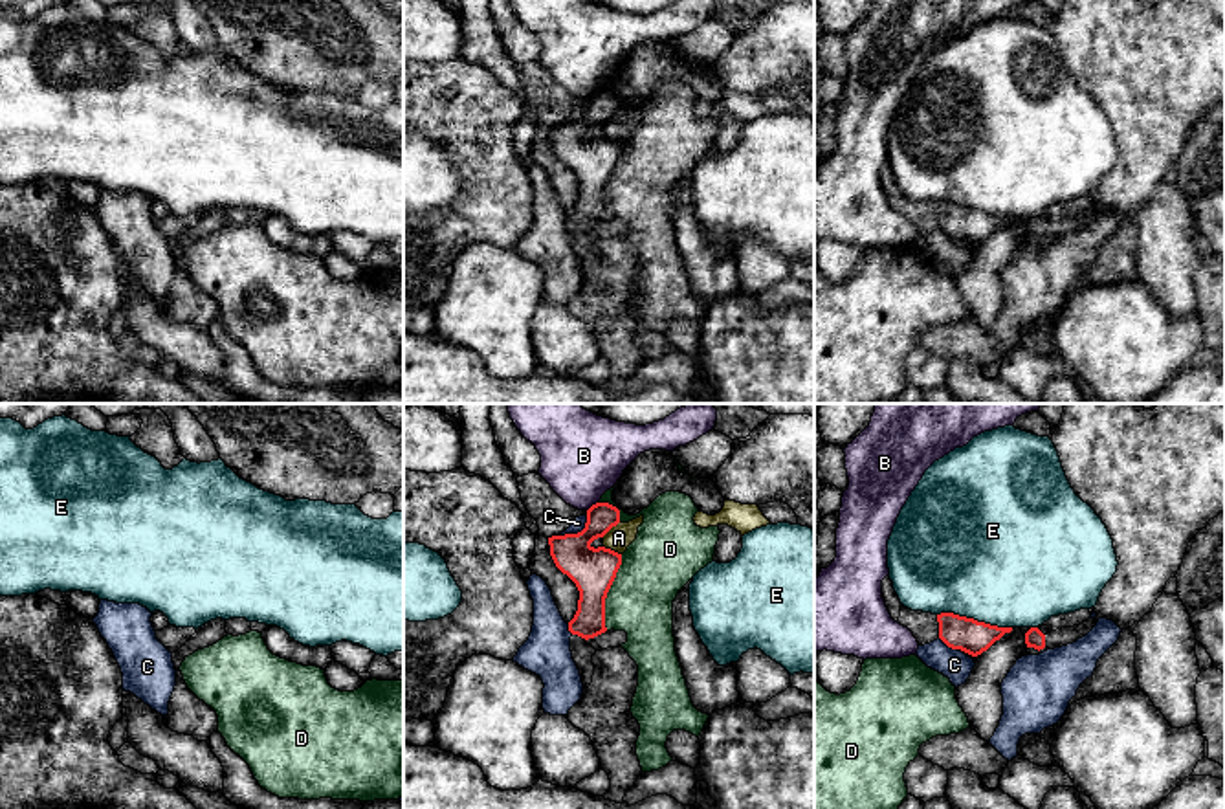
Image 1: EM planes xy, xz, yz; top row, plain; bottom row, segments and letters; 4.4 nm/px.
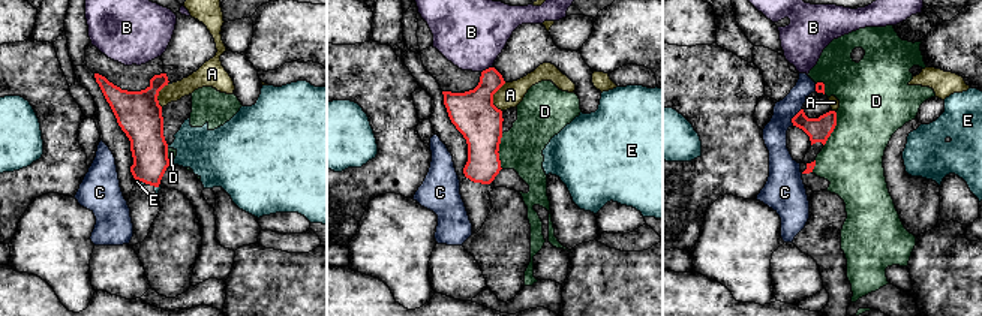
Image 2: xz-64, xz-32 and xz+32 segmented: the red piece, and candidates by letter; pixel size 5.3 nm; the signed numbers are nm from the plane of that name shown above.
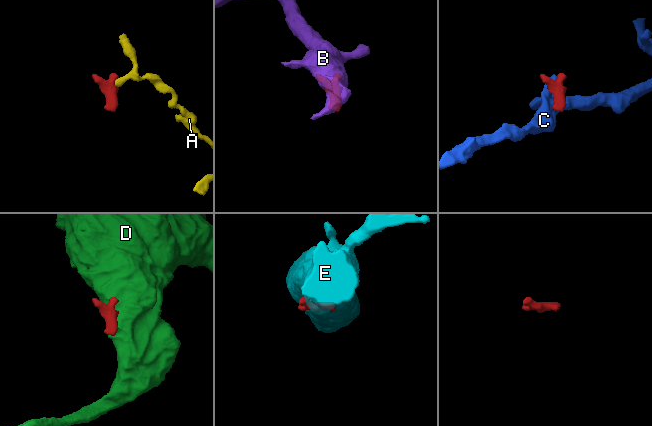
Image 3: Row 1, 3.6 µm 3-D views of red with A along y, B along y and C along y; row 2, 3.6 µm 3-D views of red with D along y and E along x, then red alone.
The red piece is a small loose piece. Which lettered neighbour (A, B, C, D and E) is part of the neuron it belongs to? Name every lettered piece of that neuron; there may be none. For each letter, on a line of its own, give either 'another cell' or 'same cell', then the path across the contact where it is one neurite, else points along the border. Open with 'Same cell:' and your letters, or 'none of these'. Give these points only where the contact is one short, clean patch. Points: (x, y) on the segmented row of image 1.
Same cell: none of these
A: another cell; border along xz (604, 545), (620, 554)
B: another cell; border along xz (596, 501), (587, 510)
C: another cell
D: another cell
E: another cell

